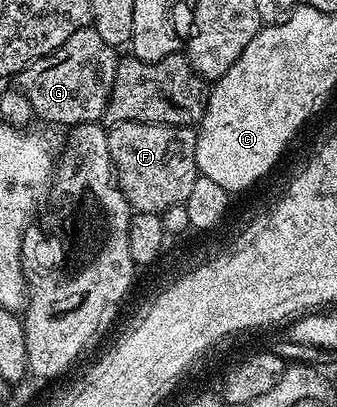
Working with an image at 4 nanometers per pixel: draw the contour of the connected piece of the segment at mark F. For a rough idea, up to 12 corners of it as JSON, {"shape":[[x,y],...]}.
{"shape":[[118,122],[114,182],[133,211],[183,207],[198,177],[190,126]]}

